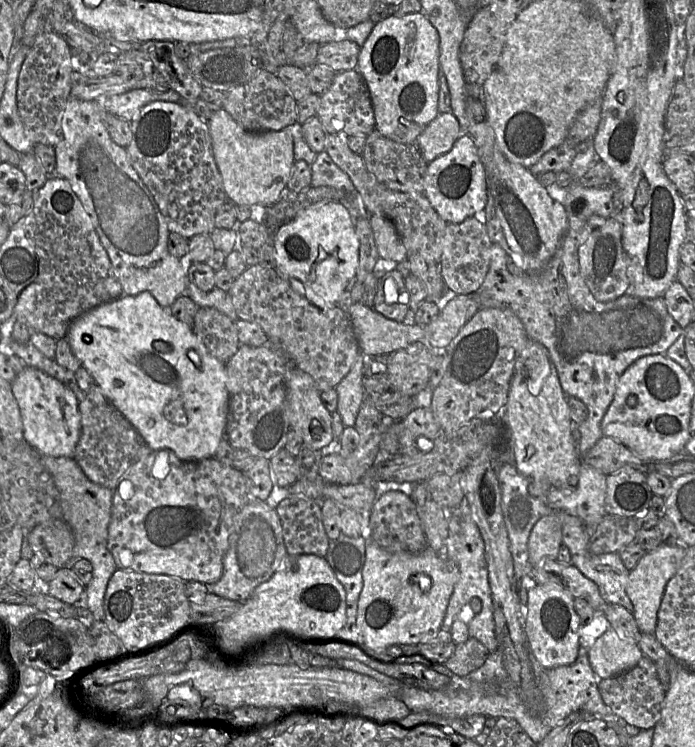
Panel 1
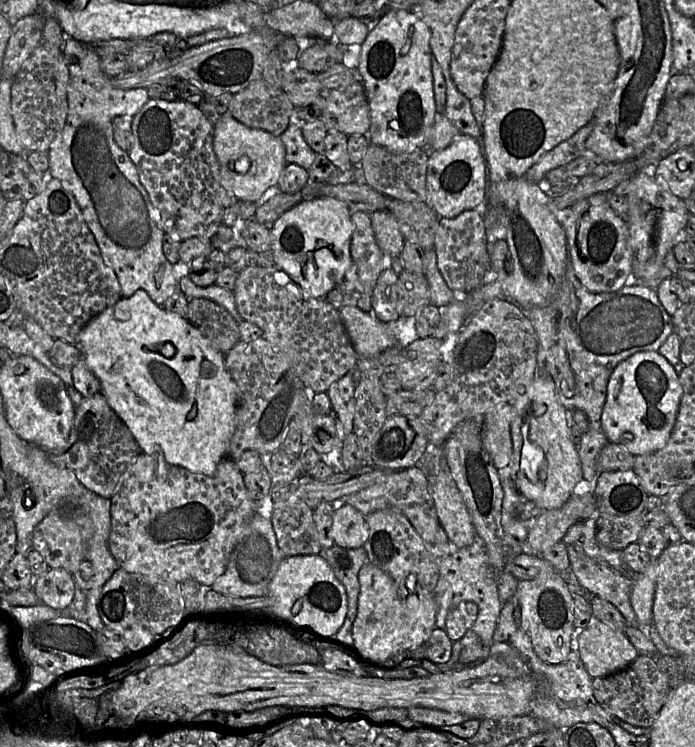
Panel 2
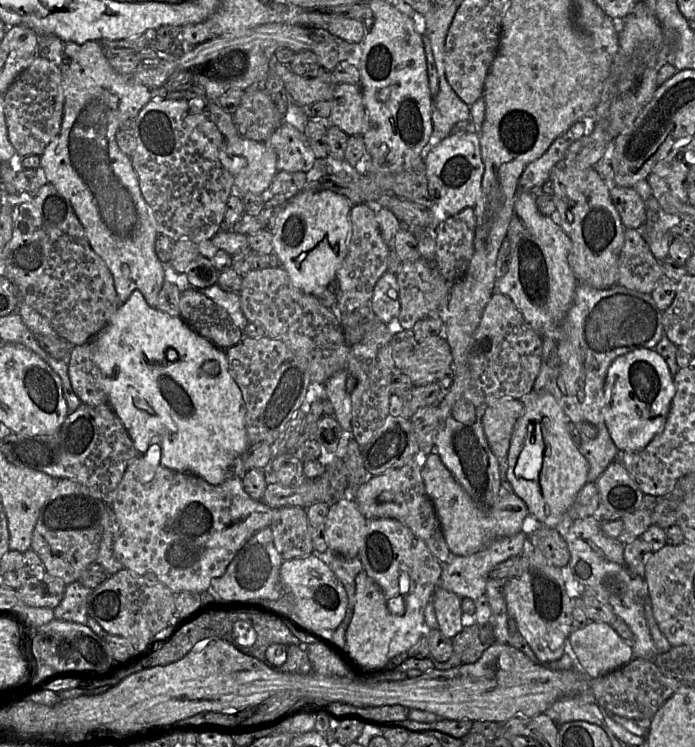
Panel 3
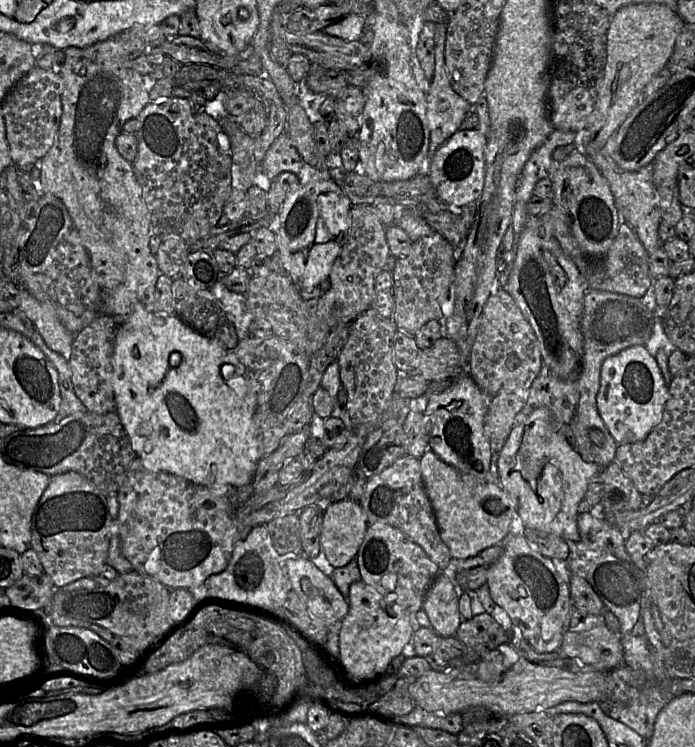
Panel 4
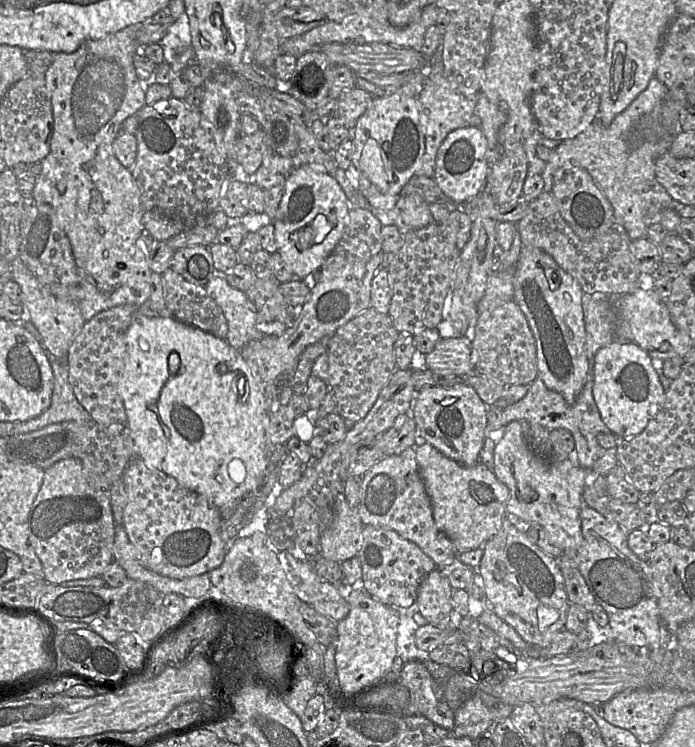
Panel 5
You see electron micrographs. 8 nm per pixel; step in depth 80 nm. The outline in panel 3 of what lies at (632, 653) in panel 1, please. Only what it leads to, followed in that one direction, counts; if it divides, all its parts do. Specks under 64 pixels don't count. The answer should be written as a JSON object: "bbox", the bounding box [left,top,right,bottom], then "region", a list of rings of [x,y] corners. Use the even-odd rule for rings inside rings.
{"bbox":[568,622,633,679],"region":[[[589,622],[568,636],[571,654],[589,679],[621,668],[633,659],[631,645],[606,623]]]}

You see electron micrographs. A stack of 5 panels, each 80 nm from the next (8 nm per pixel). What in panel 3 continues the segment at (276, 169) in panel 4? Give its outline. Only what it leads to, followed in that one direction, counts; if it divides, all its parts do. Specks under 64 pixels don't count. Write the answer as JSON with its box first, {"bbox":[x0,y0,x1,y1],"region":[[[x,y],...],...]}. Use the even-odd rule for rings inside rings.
{"bbox":[267,122,316,173],"region":[[[282,122],[267,143],[277,155],[277,170],[307,173],[316,158],[305,134],[293,125]]]}

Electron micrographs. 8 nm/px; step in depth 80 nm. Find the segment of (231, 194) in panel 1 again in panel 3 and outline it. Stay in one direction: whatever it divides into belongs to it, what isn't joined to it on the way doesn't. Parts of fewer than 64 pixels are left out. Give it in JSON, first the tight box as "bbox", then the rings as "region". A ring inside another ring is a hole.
{"bbox":[220,136,278,195],"region":[[[241,136],[227,138],[220,150],[220,159],[234,179],[238,194],[262,195],[278,173],[277,155],[267,142]]]}

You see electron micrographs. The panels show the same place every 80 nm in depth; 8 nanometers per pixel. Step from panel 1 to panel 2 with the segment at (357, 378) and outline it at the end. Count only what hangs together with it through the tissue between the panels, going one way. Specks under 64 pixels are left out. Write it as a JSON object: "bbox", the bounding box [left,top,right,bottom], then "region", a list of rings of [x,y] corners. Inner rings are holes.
{"bbox":[326,370,357,434],"region":[[[353,370],[334,382],[326,392],[330,398],[332,409],[336,412],[347,434],[353,430],[356,409],[355,390],[357,386],[353,381]]]}

